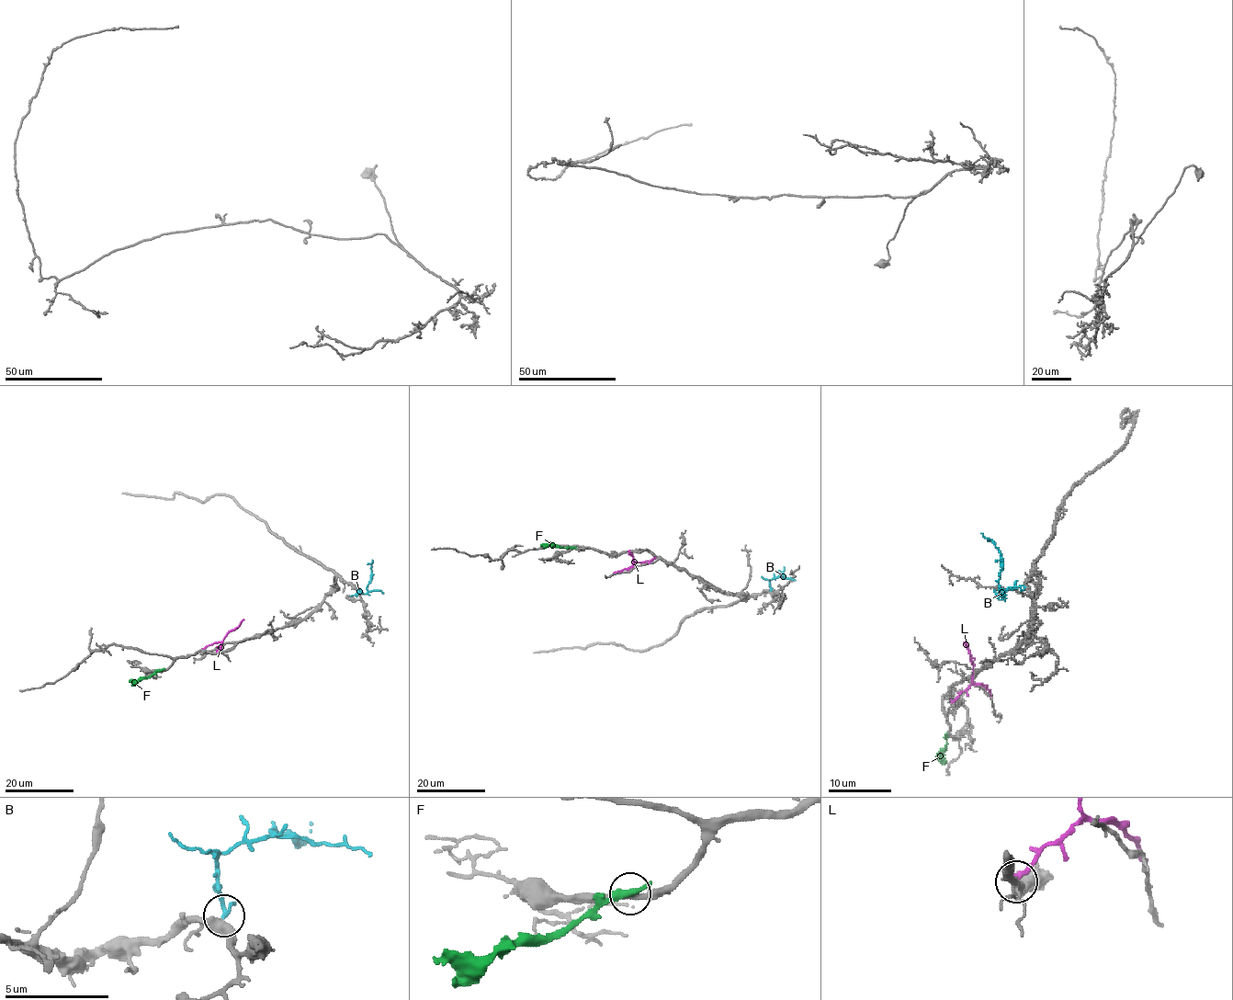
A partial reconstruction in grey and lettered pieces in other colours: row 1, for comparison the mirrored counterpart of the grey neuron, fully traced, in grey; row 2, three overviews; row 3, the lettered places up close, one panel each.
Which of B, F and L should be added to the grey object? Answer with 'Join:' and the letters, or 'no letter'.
Join: B

